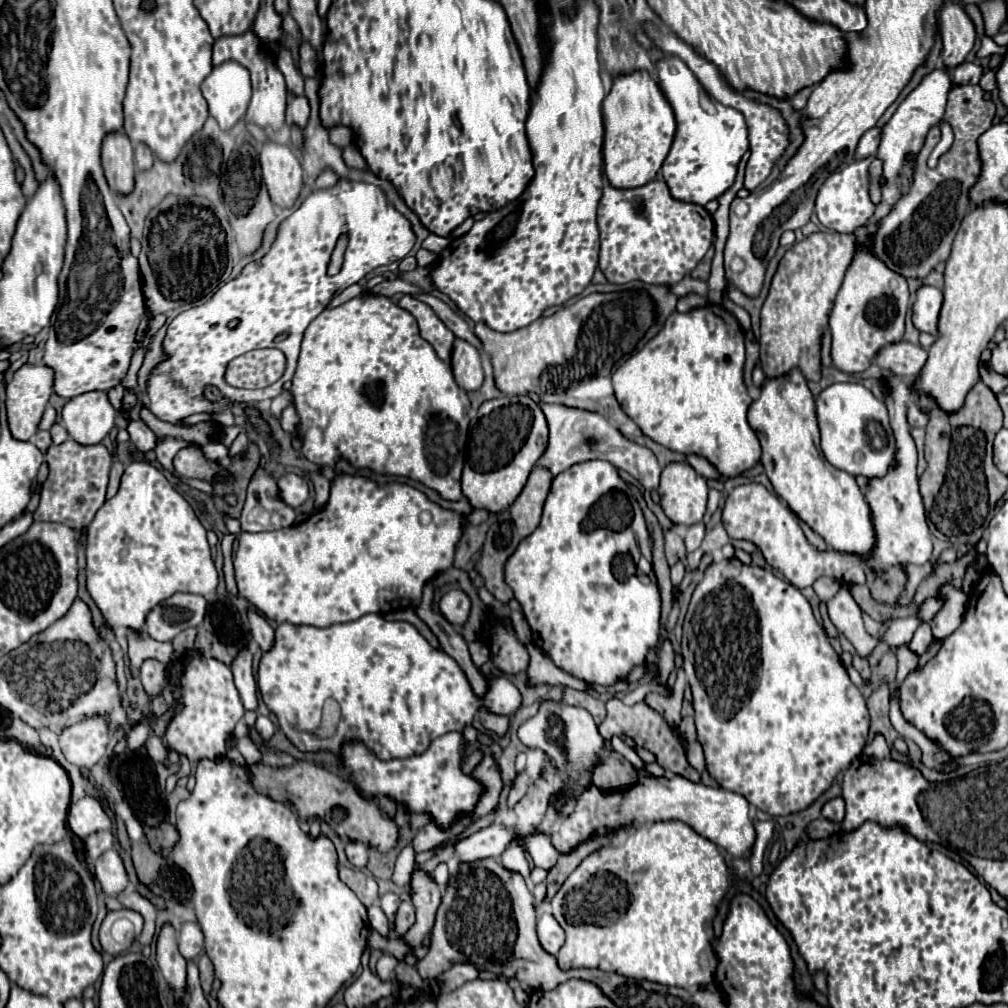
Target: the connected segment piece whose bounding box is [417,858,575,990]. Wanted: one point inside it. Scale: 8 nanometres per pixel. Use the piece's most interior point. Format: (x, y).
(486, 917)

